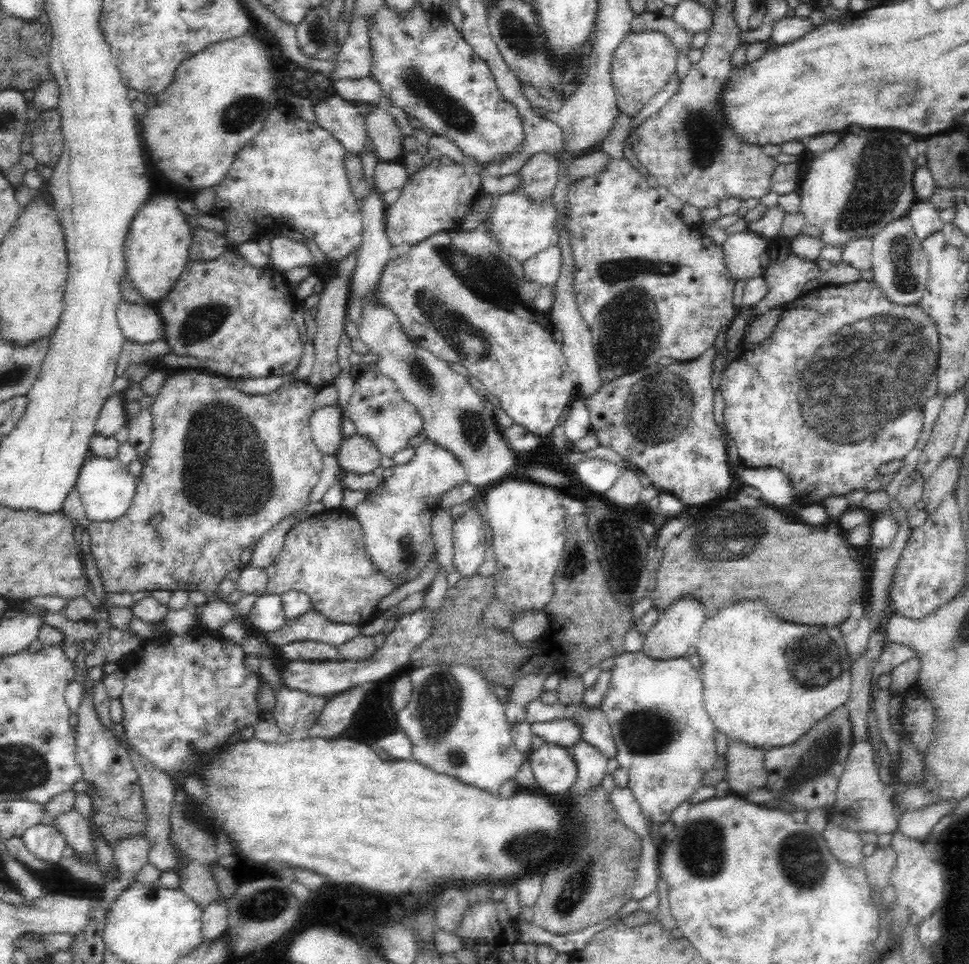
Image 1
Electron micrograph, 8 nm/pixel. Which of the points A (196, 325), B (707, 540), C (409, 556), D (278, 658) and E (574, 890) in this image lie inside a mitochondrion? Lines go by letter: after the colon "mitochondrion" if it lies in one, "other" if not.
A: mitochondrion
B: mitochondrion
C: mitochondrion
D: other
E: mitochondrion

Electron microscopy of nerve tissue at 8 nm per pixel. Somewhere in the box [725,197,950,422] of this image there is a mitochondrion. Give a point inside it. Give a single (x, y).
(905, 277)

